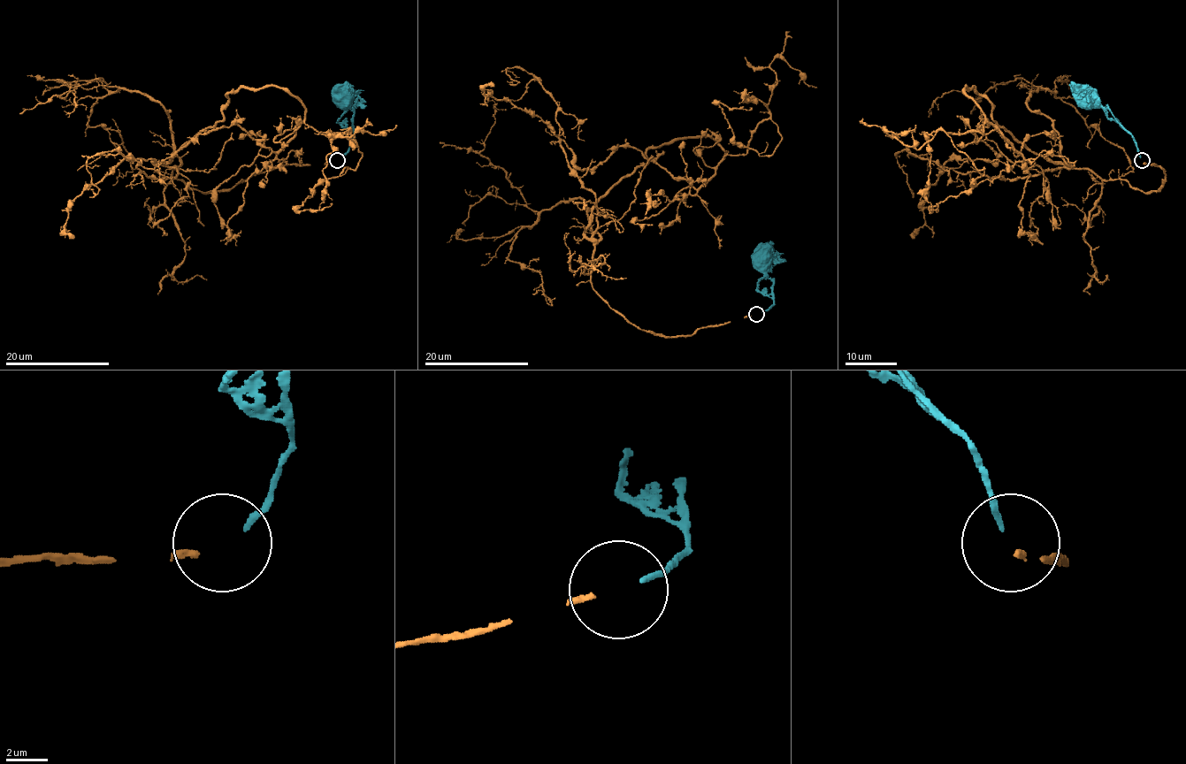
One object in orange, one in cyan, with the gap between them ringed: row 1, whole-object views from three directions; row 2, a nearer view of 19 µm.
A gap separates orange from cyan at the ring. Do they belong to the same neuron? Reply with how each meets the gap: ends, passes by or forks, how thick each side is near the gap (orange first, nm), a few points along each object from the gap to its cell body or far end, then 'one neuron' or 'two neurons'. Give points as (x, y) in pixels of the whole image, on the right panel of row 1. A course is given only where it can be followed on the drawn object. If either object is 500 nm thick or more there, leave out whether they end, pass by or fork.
orange ends; cyan ends; calibres 240 and 280 nm; course orange (1144, 164), (1158, 190), (1034, 154), (965, 86), (1017, 151), (980, 127), (998, 161), (951, 158), (912, 237); course cyan (1141, 158), (1131, 134), (1109, 110), (1092, 95), (1086, 95); one neuron

